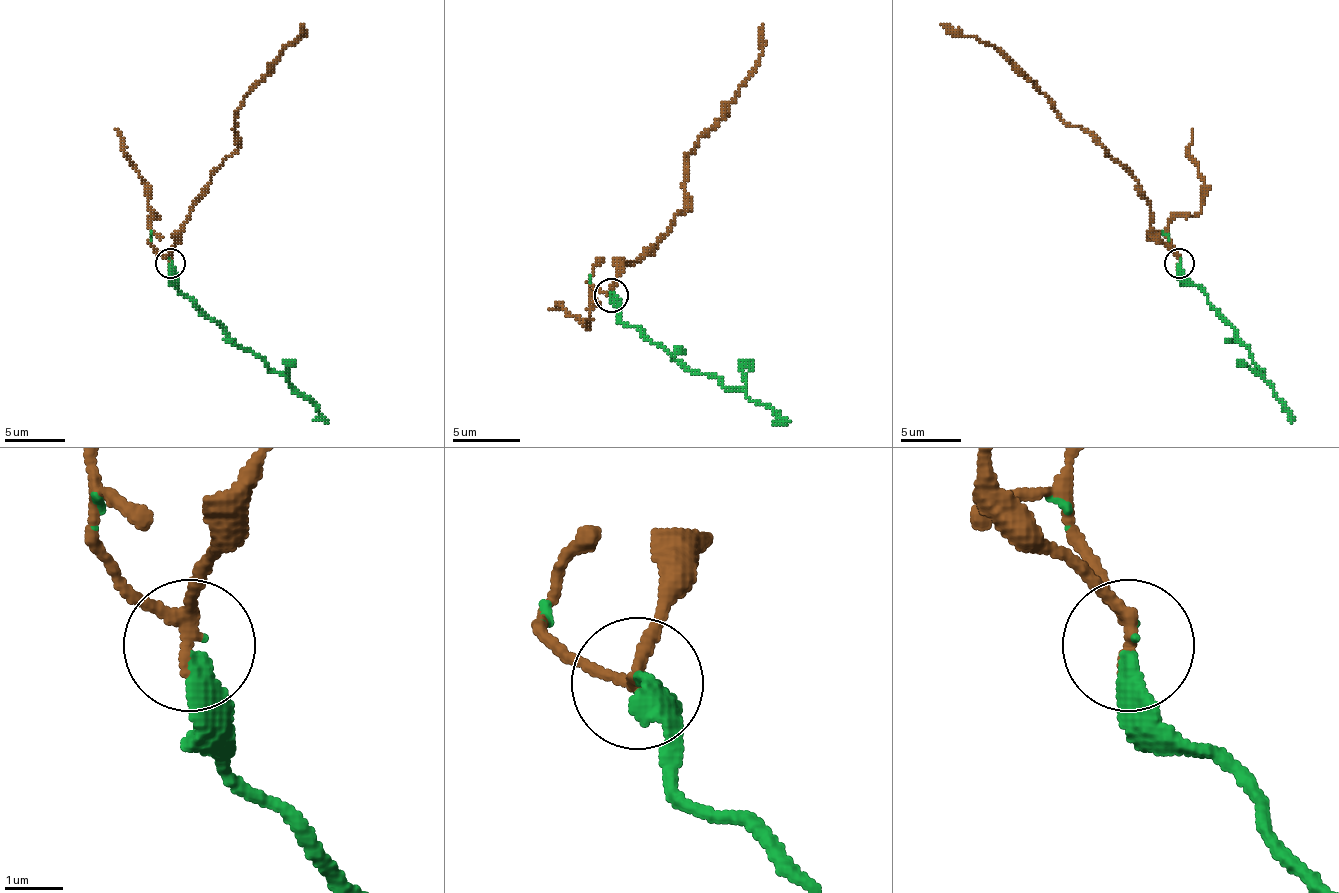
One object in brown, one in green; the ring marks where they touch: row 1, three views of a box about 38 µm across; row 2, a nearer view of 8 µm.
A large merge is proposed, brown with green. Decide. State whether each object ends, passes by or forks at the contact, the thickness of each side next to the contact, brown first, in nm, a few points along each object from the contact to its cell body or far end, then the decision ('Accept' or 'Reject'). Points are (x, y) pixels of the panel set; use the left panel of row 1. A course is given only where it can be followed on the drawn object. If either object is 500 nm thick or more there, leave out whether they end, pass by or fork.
At the ring brown passes by. At the ring green ends. Thickness 190 nm (brown) against 320 nm. Course of brown: (169, 264), (169, 249), (190, 207), (238, 147), (235, 117), (244, 96), (289, 45), (304, 36), (304, 24). Course of green: (169, 264), (178, 279), (178, 288), (238, 345), (283, 375), (328, 423). Accept

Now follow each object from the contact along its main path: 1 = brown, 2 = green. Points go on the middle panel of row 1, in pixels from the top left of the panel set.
1: (610, 296), (627, 262), (668, 235), (688, 207), (685, 160), (746, 82), (763, 51), (763, 24)
2: (610, 296), (620, 306), (620, 319), (688, 370), (739, 387), (790, 421)

